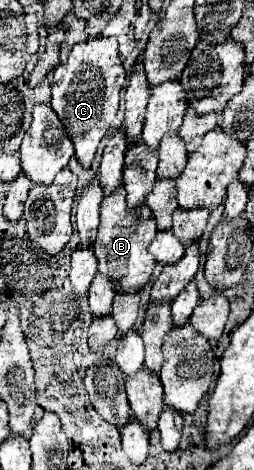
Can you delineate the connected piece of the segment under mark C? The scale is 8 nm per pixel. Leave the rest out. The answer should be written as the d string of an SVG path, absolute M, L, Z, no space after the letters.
M89 38L73 46L67 62L53 72L51 108L59 116L75 146L75 158L83 168L89 168L99 142L107 136L119 110L119 92L125 84L125 70L119 60L115 38Z

